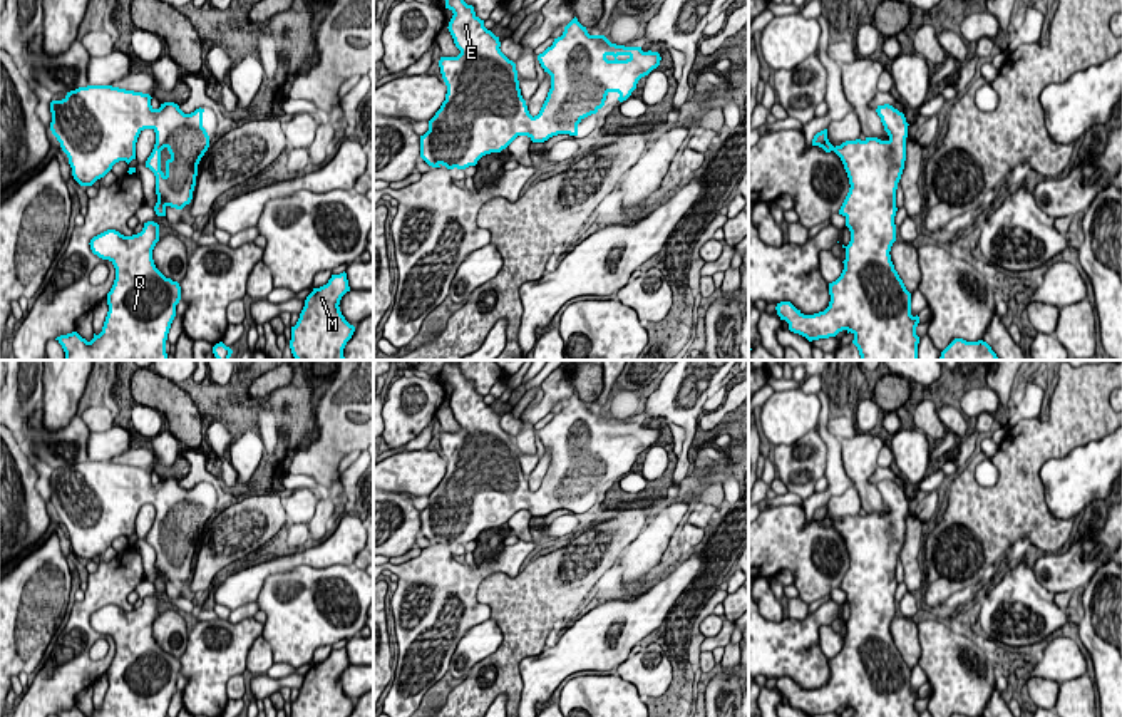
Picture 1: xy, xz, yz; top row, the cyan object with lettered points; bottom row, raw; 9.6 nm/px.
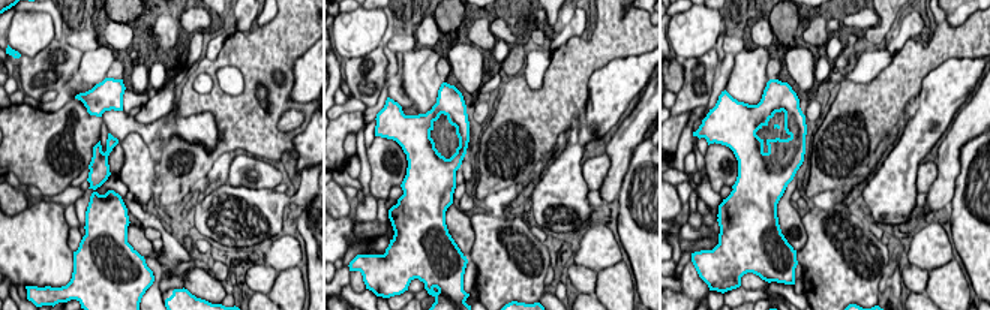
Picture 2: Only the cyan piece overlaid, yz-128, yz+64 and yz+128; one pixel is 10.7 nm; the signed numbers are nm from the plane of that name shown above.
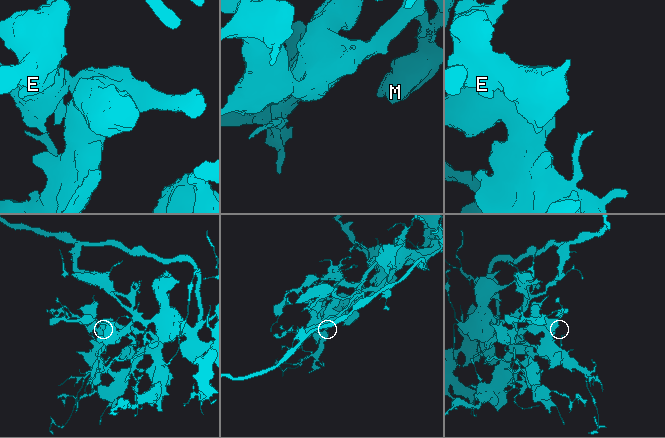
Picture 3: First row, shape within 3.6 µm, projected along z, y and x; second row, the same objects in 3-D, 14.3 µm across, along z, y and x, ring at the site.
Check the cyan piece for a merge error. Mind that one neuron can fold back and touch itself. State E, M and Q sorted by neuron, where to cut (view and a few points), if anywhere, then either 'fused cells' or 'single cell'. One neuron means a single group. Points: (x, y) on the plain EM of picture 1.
groups E M Q; cut none; single cell

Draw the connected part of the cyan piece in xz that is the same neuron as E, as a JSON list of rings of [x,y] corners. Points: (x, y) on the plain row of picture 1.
[[[445,360],[440,372],[445,375],[445,384],[454,389],[447,404],[461,429],[457,432],[440,432],[439,436],[447,469],[440,484],[429,496],[429,506],[420,511],[420,533],[432,543],[466,544],[476,541],[482,531],[501,528],[517,511],[528,511],[533,518],[544,518],[558,509],[578,511],[578,499],[584,493],[596,489],[605,481],[610,467],[618,467],[620,477],[626,476],[636,464],[638,456],[656,444],[661,436],[658,427],[643,427],[641,422],[611,419],[605,410],[589,410],[586,402],[574,392],[564,402],[563,410],[538,431],[541,442],[551,451],[551,464],[539,489],[533,493],[521,471],[516,439],[501,427],[499,412],[487,405],[484,395],[476,390],[474,382],[464,377],[459,362]]]

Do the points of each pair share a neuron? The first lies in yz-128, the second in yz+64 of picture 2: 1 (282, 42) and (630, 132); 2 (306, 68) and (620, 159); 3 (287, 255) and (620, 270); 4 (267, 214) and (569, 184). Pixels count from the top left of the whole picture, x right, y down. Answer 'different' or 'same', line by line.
1: different
2: different
3: different
4: same

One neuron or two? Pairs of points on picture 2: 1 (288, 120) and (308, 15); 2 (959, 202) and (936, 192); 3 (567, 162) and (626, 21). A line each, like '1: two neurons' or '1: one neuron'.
1: two neurons
2: two neurons
3: two neurons

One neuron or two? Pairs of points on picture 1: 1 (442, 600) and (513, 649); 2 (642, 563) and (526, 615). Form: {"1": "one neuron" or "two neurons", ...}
{"1": "two neurons", "2": "two neurons"}

